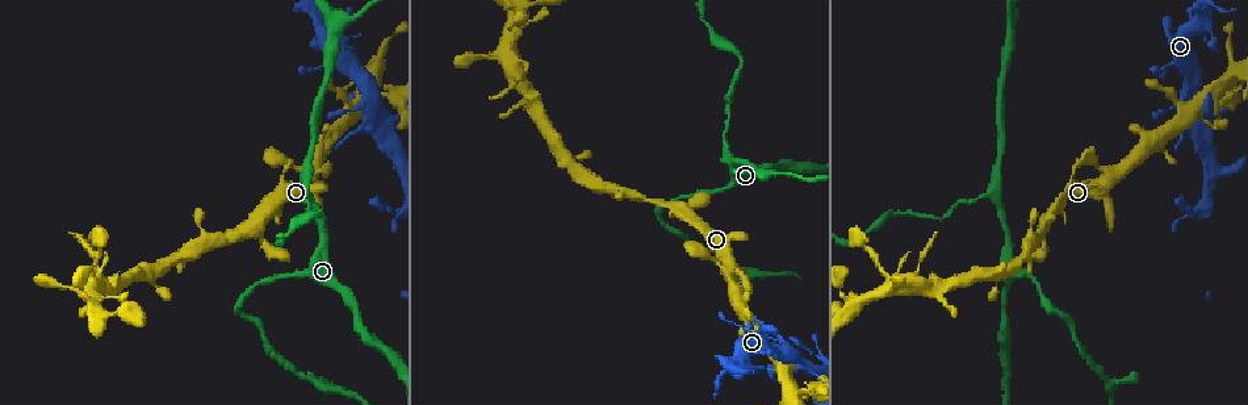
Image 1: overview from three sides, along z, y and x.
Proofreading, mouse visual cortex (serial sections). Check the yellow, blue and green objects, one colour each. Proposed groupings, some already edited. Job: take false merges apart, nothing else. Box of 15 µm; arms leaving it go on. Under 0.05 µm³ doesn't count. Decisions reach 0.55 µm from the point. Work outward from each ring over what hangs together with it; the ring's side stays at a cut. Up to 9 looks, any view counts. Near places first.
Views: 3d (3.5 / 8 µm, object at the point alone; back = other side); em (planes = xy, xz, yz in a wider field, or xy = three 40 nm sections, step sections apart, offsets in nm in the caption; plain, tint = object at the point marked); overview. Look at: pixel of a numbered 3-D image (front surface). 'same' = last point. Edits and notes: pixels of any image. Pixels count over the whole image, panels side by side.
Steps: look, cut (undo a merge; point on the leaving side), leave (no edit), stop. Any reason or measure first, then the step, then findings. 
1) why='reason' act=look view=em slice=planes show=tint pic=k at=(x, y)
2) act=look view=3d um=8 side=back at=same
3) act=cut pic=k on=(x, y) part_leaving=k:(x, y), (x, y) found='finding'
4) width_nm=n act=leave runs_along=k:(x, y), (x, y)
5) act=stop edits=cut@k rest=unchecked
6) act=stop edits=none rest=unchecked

why='sudden change in width' act=look view=3d um=3.5 pic=1 at=(800, 365)

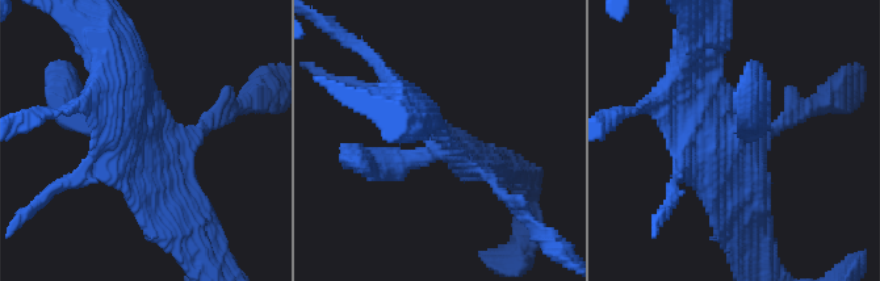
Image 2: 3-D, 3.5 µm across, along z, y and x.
why='shape alone is not enough' act=look view=em slice=xy step=5 show=plain pic=2 at=(137, 142)

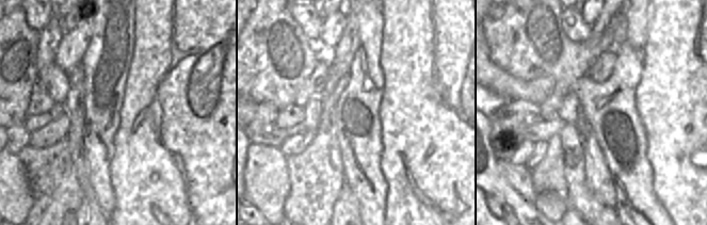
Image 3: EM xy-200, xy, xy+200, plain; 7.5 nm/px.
act=look view=em slice=xy step=5 show=tint at=same

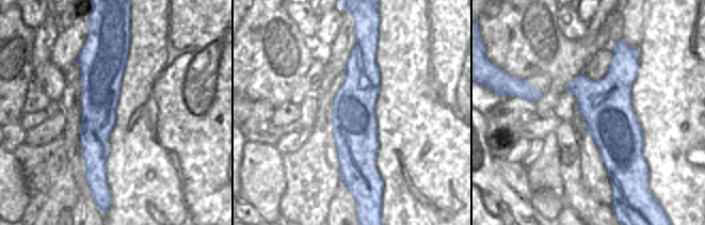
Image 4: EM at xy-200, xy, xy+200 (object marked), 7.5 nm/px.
act=leave runs_along=2:(129, 62), (133, 139), (185, 208) found='one cell here'

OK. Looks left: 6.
why='three-way junction' act=look view=em slice=xy step=5 show=tint pic=1 at=(743, 365)

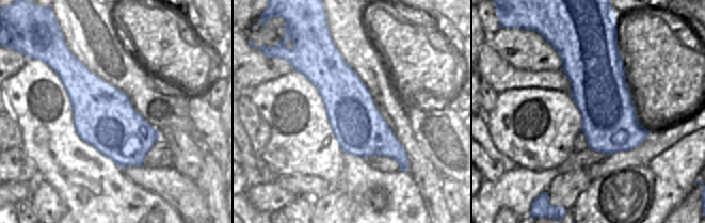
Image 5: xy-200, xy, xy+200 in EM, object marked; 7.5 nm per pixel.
why='see where the arms go' act=look view=3d um=3.5 at=same

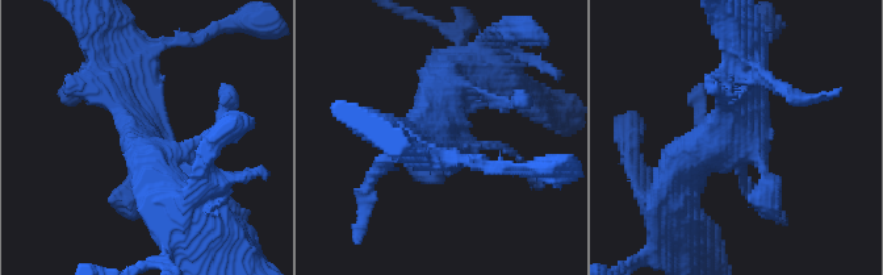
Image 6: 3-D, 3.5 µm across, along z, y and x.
act=leave found='all the same cell'

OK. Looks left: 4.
act=look view=3d um=3.5 side=back pic=1 at=(999, 200)

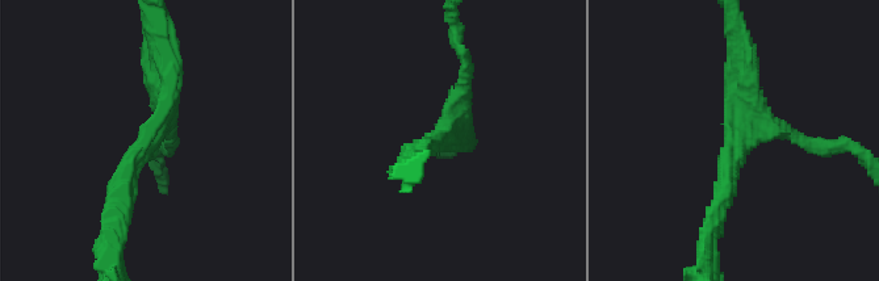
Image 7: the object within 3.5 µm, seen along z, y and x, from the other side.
arms=3 arm_widths_nm=200,250,300 act=leave runs_along=7:(116, 213), (164, 112), (164, 55) found='one cell here'

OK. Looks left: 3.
why='arms part here' act=look view=3d um=3.5 side=back pic=1 at=(1109, 383)

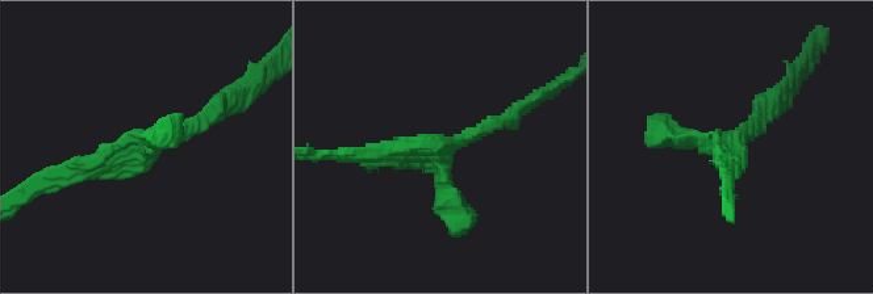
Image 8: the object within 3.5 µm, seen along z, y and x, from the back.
act=look view=em slice=planes show=tint pic=8 at=(146, 149)

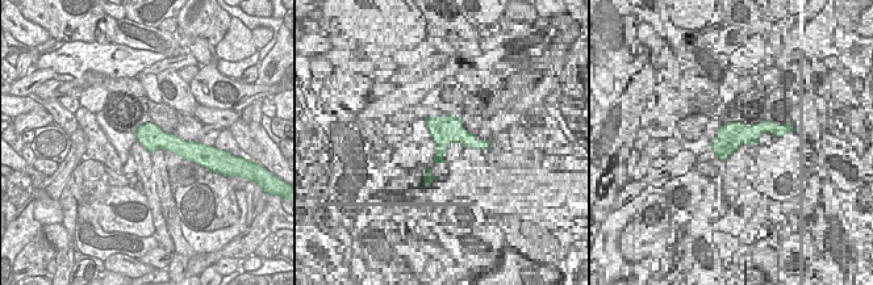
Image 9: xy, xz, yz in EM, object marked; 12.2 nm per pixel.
act=leave found='all the same cell'

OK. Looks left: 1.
act=stop edits=none rest=unchecked

